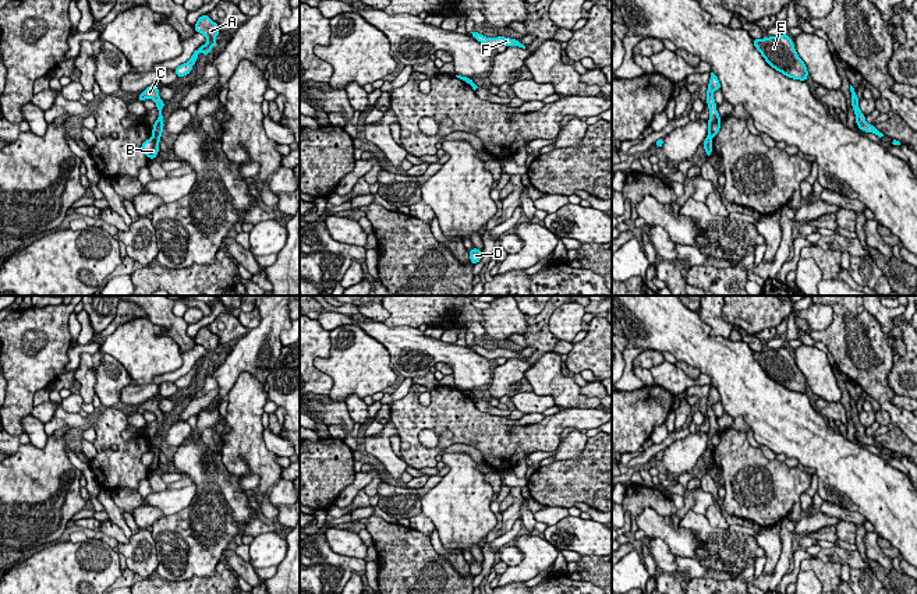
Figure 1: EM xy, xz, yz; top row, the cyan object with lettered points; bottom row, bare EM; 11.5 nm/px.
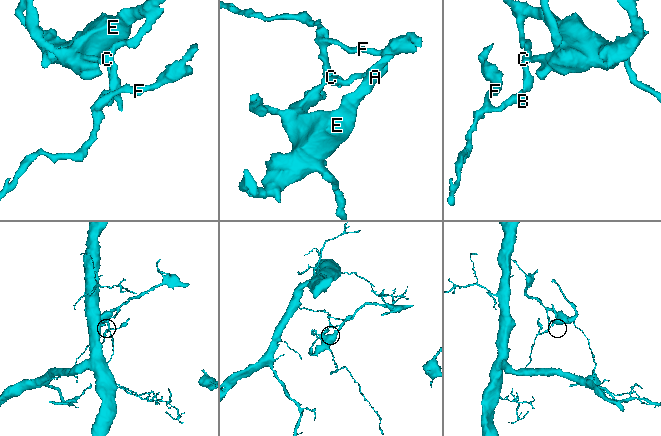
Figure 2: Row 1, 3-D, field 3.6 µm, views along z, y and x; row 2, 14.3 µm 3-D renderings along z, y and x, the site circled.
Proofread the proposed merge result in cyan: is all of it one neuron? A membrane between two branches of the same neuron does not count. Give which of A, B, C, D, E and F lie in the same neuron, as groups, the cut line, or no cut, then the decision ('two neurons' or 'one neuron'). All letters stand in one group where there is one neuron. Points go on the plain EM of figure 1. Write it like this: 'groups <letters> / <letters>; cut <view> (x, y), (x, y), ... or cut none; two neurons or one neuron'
groups A C D E / B F; cut xy (153, 446), (159, 451); two neurons

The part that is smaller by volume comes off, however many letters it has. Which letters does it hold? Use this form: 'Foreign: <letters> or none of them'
Foreign: A, C, D, E

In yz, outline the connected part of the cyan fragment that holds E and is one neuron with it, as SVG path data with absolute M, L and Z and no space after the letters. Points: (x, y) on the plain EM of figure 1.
M786 344L778 350L768 349L765 351L753 351L753 356L772 381L789 390L807 393L807 379L799 370Z

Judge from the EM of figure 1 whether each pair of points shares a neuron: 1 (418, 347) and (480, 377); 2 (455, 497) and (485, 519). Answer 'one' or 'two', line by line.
1: one
2: one

